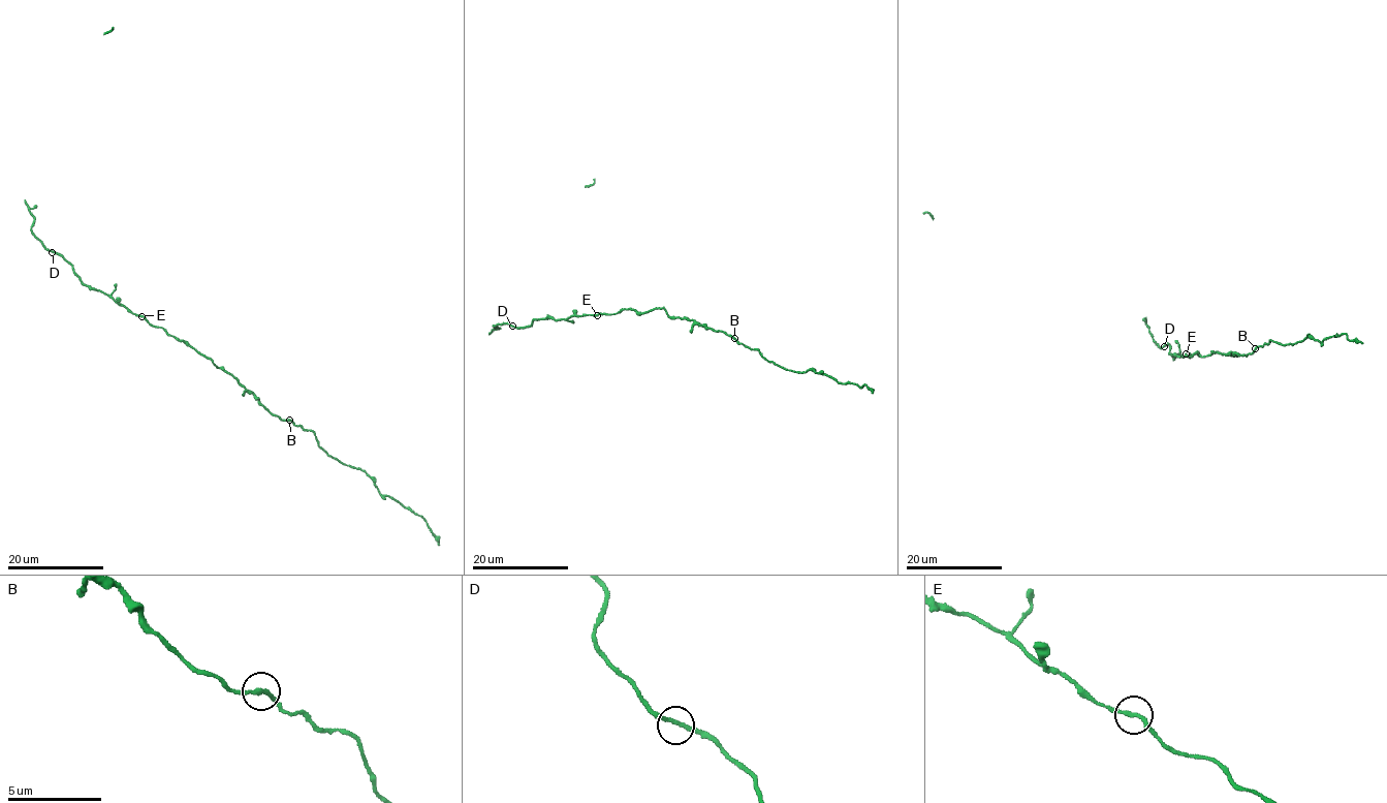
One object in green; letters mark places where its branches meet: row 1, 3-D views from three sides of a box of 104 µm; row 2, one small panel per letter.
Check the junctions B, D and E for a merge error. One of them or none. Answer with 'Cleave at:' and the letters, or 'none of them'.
Cleave at: none of them

